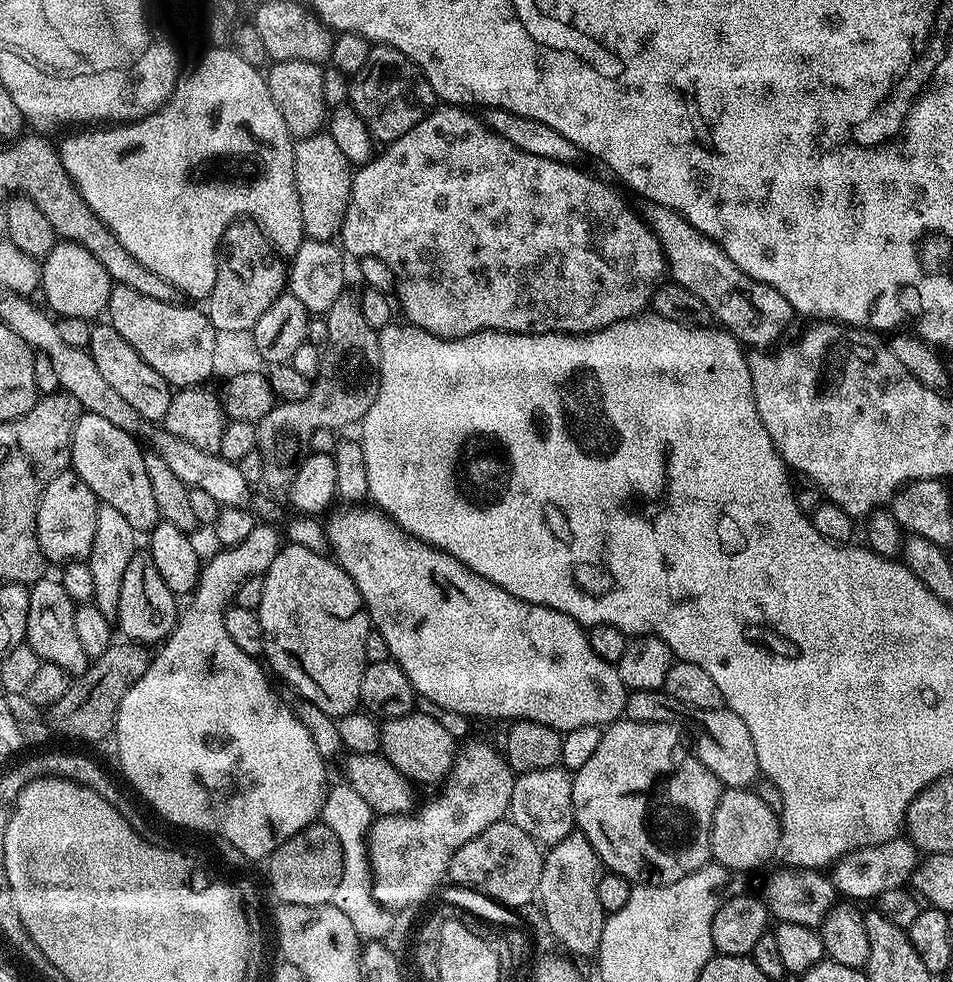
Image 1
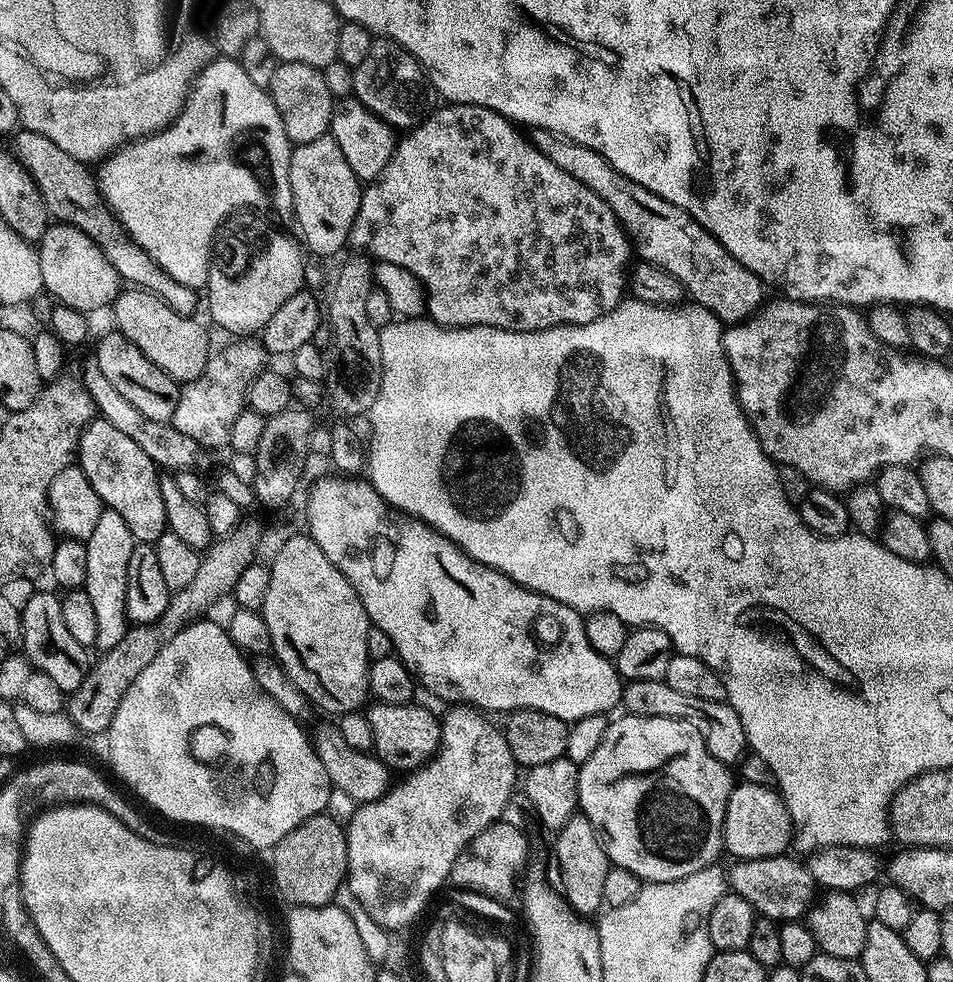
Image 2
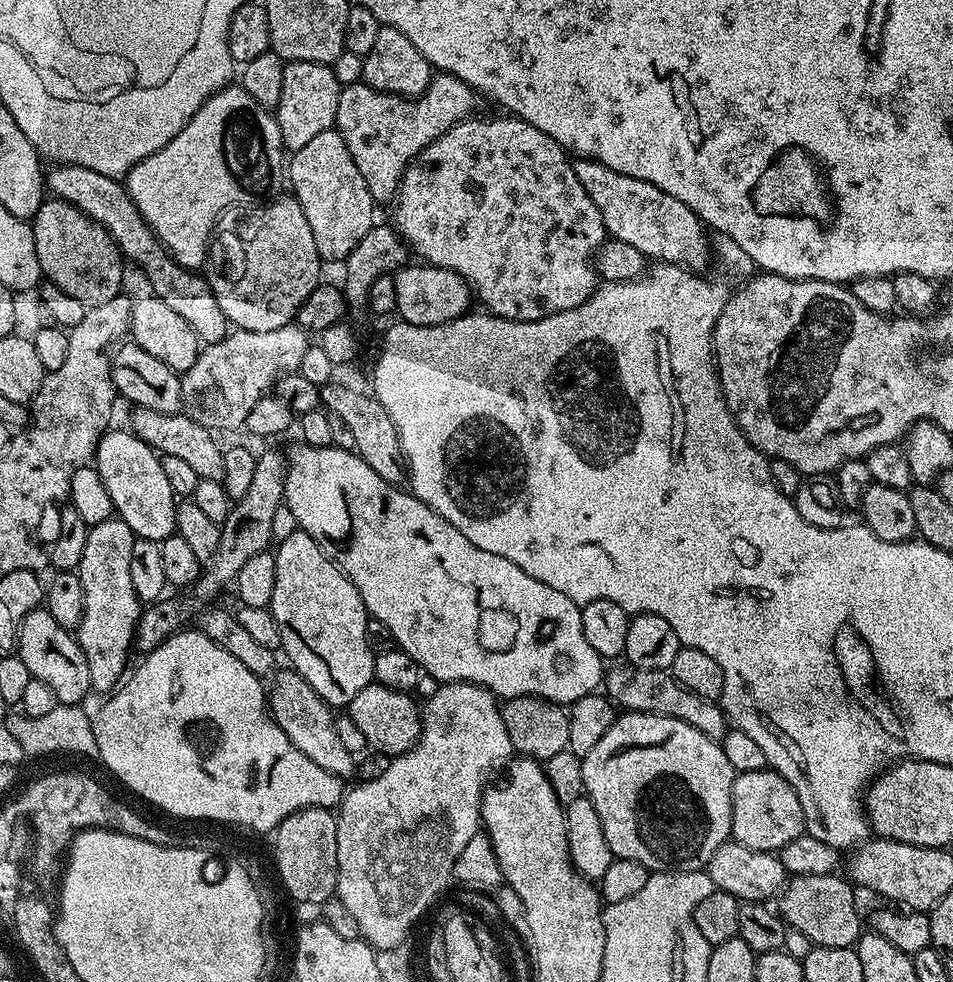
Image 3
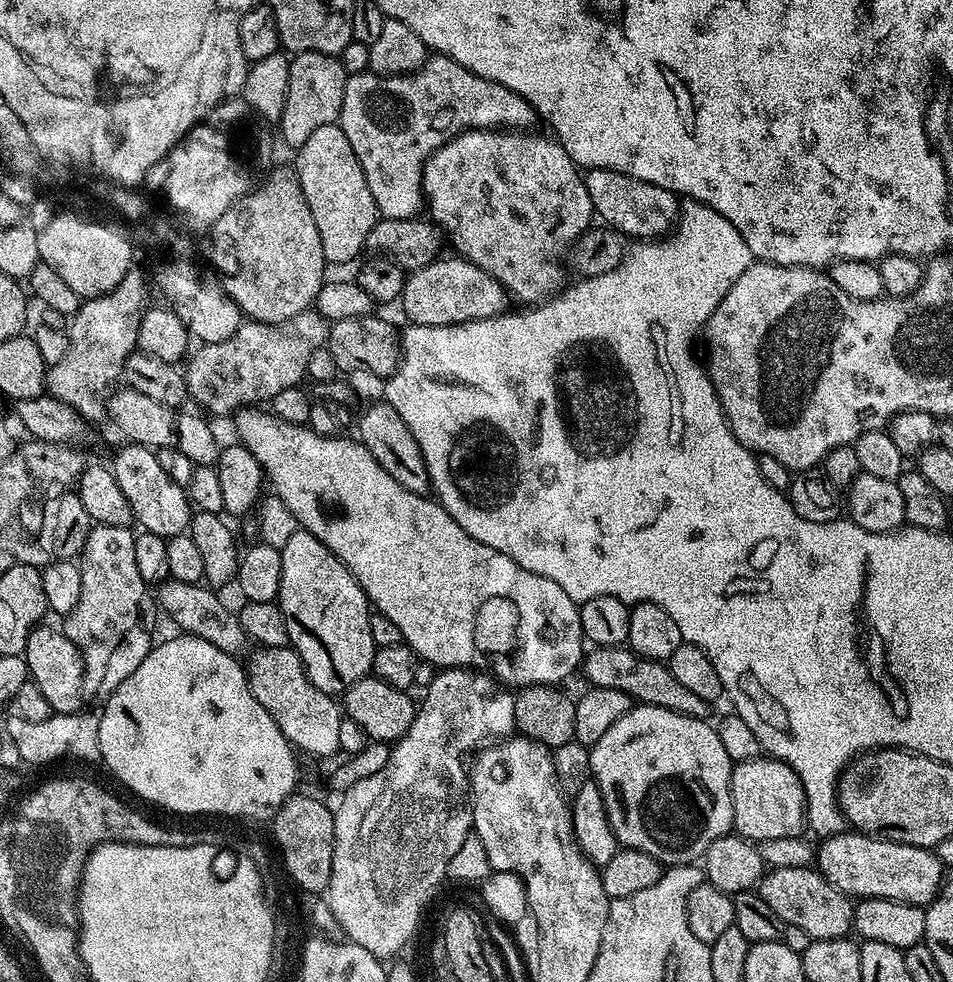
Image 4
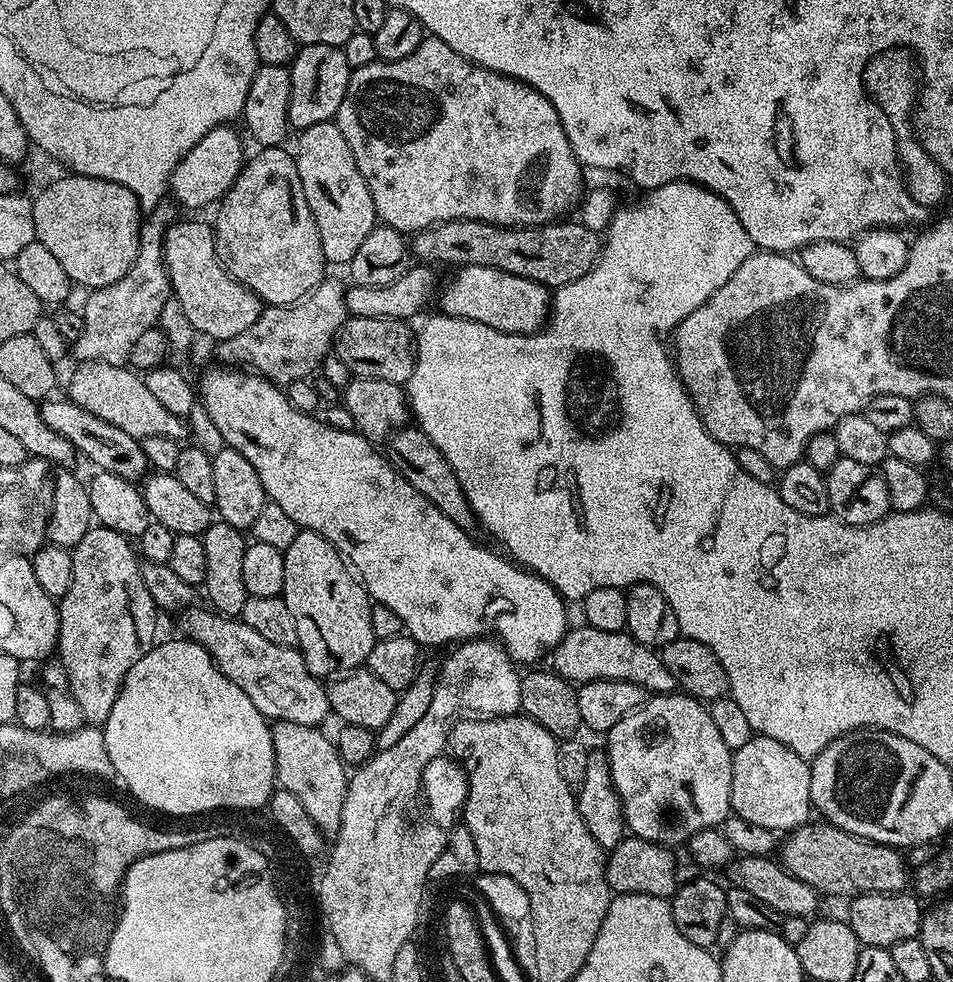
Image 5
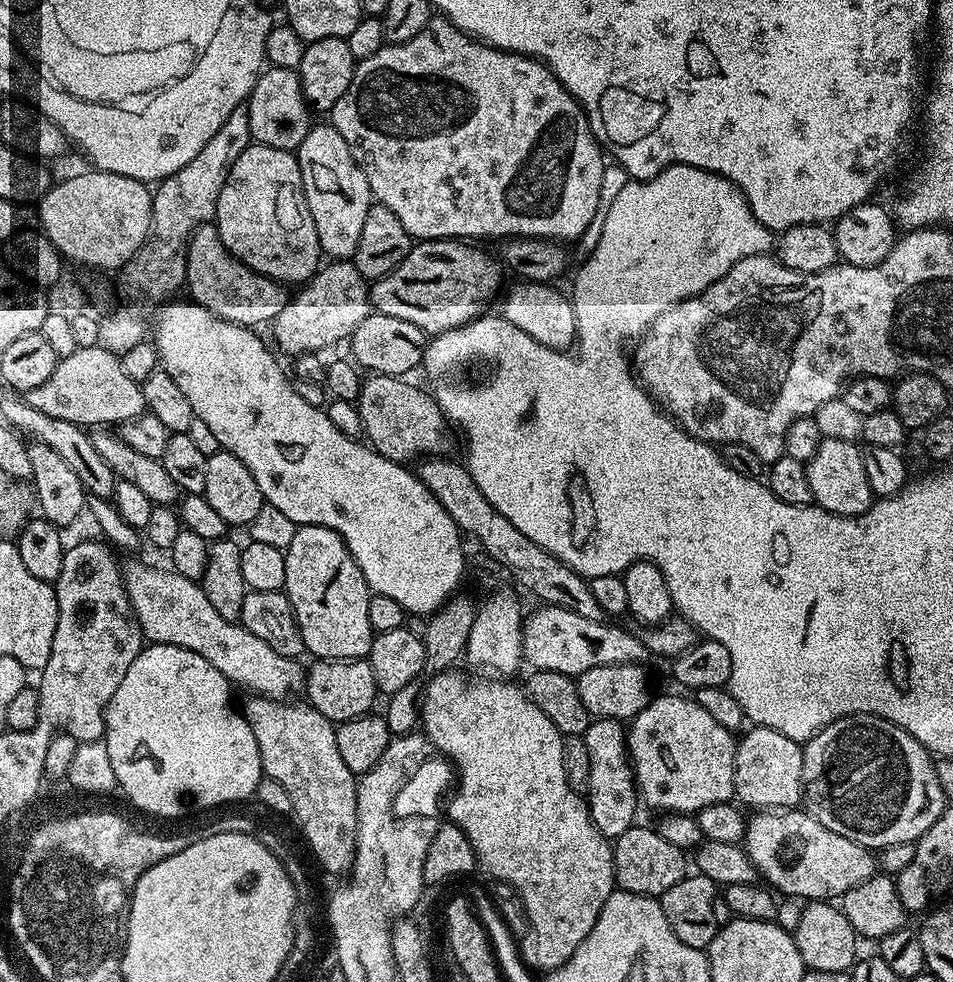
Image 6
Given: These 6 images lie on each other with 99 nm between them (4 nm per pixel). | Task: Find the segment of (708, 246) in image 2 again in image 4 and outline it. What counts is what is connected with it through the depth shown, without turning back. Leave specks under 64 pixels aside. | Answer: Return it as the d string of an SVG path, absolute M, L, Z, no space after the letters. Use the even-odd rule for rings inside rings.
M593 168L584 176L584 185L590 194L592 211L600 216L607 227L616 229L625 238L648 242L663 237L673 231L678 219L678 197L676 193L650 182L642 182L633 176L627 176L614 170Z

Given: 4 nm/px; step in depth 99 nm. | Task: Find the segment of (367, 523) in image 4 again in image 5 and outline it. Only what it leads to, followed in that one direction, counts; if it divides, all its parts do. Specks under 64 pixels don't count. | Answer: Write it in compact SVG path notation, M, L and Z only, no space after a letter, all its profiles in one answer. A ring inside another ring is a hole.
M232 366L215 367L208 373L205 371L199 377L198 400L199 403L204 404L211 421L218 426L225 445L238 450L238 454L242 454L242 458L246 458L246 462L250 462L250 466L254 466L254 470L258 470L258 478L262 478L265 497L269 501L277 503L278 506L282 506L282 510L286 510L286 513L290 514L290 518L294 520L300 530L322 534L322 538L326 538L334 545L345 561L354 569L355 575L364 585L364 589L368 591L369 597L375 603L390 606L390 610L394 610L394 614L398 614L398 618L402 618L405 633L411 636L417 644L427 646L427 644L449 643L448 645L455 646L466 640L498 638L508 655L520 666L523 664L528 664L524 666L535 665L532 664L535 660L540 660L543 656L545 659L546 654L558 647L560 640L569 630L570 621L568 621L568 612L564 609L566 607L564 597L557 592L549 580L543 580L541 576L517 566L511 559L501 555L499 551L491 552L490 549L483 548L480 544L472 544L471 538L468 537L469 533L465 529L450 522L450 518L446 518L446 514L442 514L442 510L438 510L438 506L434 506L434 502L430 502L425 496L418 494L414 490L414 486L410 486L410 482L406 478L402 478L402 474L398 474L392 469L387 455L380 453L379 456L376 453L377 445L360 435L359 432L324 424L315 415L292 407L287 391L281 385L273 384L271 380L265 380L264 377L255 375L248 370L237 370Z

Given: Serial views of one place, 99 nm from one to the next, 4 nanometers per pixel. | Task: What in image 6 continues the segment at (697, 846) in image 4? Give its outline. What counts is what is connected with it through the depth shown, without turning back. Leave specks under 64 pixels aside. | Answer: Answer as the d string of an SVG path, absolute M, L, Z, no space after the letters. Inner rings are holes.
M657 695L627 725L626 735L639 799L657 808L657 813L695 814L706 806L729 803L735 797L737 737L702 710L695 698Z

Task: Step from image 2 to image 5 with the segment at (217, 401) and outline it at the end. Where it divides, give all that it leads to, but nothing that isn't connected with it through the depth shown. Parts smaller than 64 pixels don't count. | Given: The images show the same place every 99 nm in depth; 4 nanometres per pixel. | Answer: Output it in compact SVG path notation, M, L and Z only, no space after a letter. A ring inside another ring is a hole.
M325 278L297 304L265 307L250 330L215 345L215 359L220 359L217 361L224 366L247 365L255 375L281 386L309 379L321 367L324 357L333 351L337 333L349 318L345 291L345 285Z

